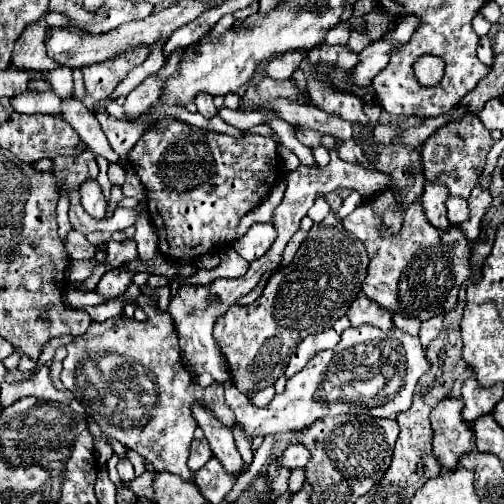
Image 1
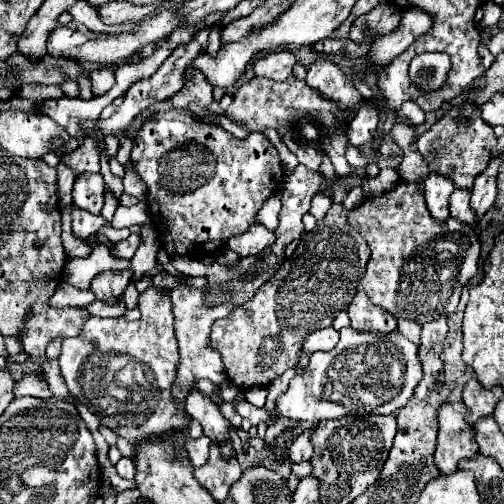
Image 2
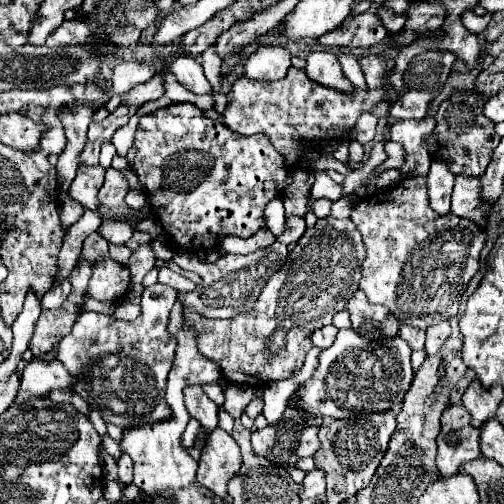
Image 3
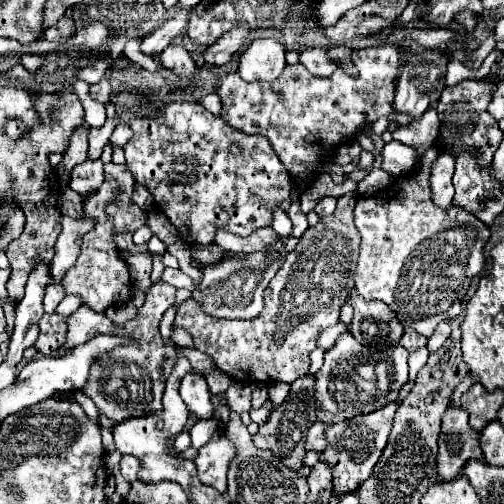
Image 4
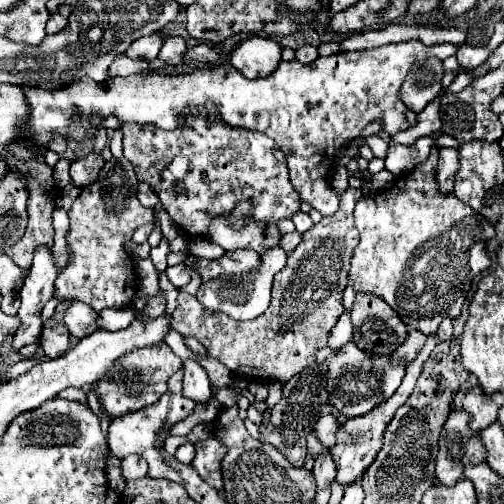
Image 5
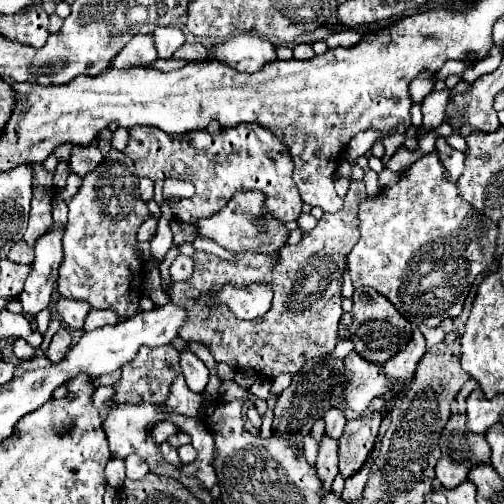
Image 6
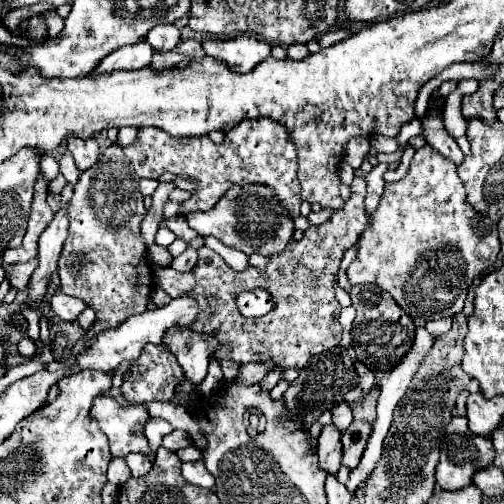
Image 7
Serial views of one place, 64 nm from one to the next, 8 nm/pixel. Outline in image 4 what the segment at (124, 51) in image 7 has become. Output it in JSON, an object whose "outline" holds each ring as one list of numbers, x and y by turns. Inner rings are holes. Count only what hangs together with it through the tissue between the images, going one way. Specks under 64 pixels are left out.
{"outline":[[180,10,174,16,170,16,170,20,166,20,158,30,154,30,152,34,146,34,140,40,140,50,148,56,156,56,160,54,170,42,172,38,184,28,184,24,188,22,188,12]]}

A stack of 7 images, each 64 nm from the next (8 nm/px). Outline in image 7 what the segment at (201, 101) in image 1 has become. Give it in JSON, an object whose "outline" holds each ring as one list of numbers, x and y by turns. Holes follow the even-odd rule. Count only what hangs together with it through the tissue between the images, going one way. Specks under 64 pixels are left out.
{"outline":[[160,24,148,32,146,40,154,50,168,52,170,48,174,48,180,42,180,32,174,24]]}

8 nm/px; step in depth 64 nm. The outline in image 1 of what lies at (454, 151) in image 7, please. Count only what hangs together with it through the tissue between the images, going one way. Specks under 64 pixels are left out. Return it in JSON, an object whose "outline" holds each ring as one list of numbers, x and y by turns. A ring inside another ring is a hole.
{"outline":[[424,184,424,192,422,192,422,206,426,212,426,218,432,226,444,230,448,228,448,216,446,216,446,204,448,200,448,188,440,188,440,184]]}

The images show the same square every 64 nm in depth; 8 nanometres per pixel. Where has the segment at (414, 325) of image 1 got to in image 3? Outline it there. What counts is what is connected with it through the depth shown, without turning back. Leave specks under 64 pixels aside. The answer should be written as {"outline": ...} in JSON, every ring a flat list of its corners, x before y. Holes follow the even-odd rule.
{"outline":[[402,324,400,326,400,338,404,338,412,350,422,350,424,348,424,340,426,340,426,334,418,328,412,328,408,324]]}

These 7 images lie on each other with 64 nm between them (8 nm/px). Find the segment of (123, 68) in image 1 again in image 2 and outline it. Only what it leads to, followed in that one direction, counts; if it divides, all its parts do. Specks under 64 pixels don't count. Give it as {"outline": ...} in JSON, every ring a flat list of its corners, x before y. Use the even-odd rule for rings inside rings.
{"outline":[[100,66,100,68,96,68,96,70,90,72,90,80,92,80,92,92,94,92,94,96,102,96,114,84,114,68]]}

